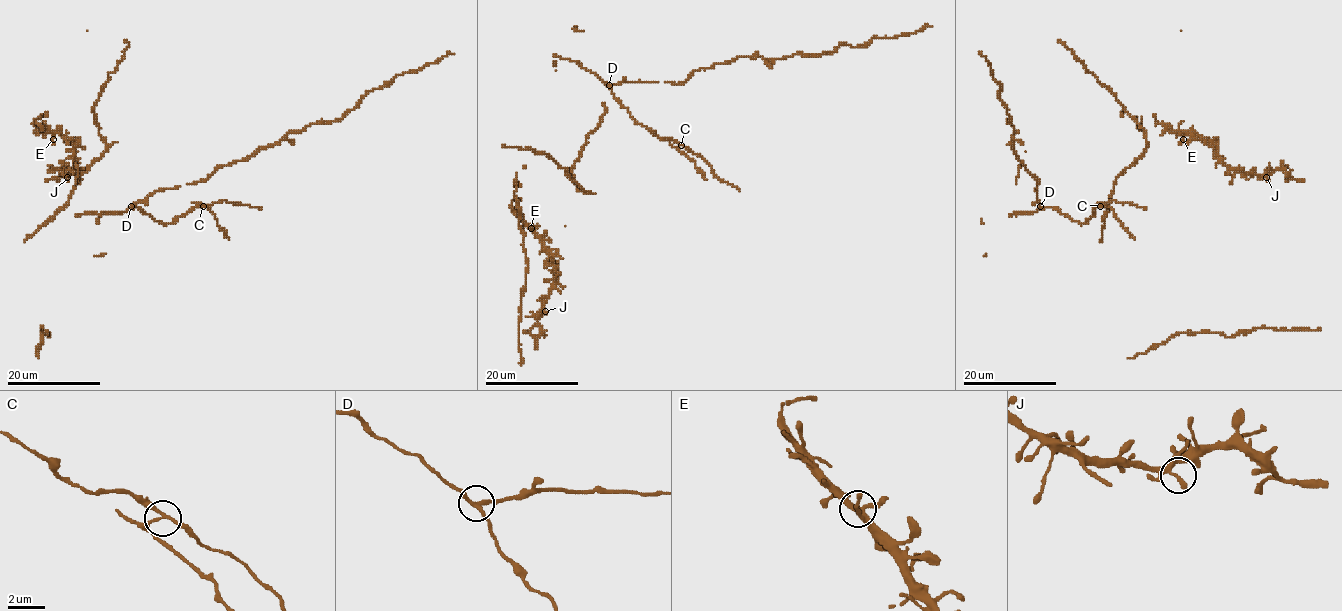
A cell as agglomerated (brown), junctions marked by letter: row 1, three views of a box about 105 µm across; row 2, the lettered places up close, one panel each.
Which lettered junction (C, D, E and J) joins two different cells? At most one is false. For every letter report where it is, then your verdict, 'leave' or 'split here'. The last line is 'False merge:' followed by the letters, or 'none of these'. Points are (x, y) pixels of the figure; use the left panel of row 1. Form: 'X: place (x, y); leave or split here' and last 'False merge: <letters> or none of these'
C: place (203, 206); split here
D: place (131, 206); leave
E: place (53, 139); leave
J: place (67, 177); leave
False merge: C

